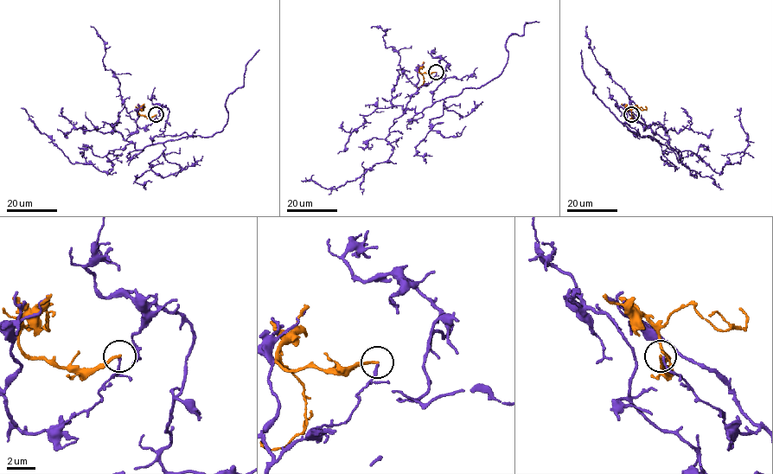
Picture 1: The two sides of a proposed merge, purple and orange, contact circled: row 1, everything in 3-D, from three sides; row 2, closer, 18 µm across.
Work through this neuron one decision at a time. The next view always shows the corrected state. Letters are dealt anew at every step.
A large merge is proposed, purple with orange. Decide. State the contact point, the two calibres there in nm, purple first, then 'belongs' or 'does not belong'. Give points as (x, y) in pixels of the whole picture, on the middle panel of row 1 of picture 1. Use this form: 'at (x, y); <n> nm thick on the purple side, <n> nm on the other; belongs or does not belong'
at (436, 72); 130 nm thick on the purple side, 190 nm on the other; does not belong

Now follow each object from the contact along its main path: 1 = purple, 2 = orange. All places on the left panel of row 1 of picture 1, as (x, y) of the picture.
1: (156, 115), (126, 138), (136, 150), (220, 131), (227, 118), (226, 98), (243, 85), (245, 65), (259, 49)
2: (156, 115), (144, 117), (138, 112), (143, 105), (143, 111), (136, 106)

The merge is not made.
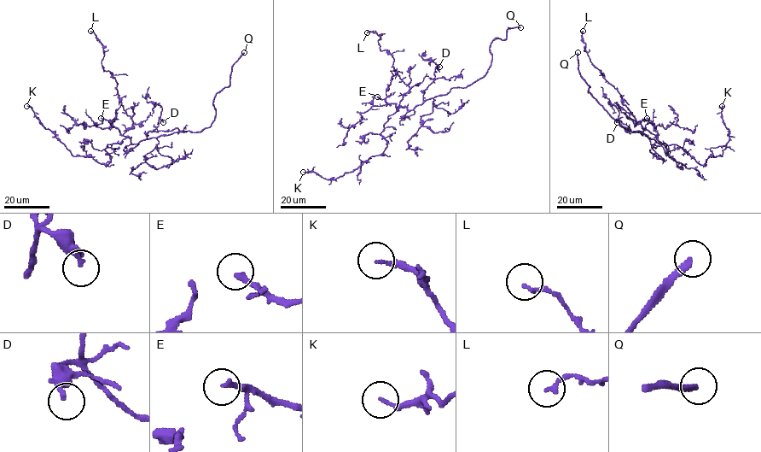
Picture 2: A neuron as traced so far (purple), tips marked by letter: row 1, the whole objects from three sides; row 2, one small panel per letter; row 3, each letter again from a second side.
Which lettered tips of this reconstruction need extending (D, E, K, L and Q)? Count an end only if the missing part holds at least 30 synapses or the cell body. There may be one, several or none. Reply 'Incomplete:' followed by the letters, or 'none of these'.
Incomplete: E, Q

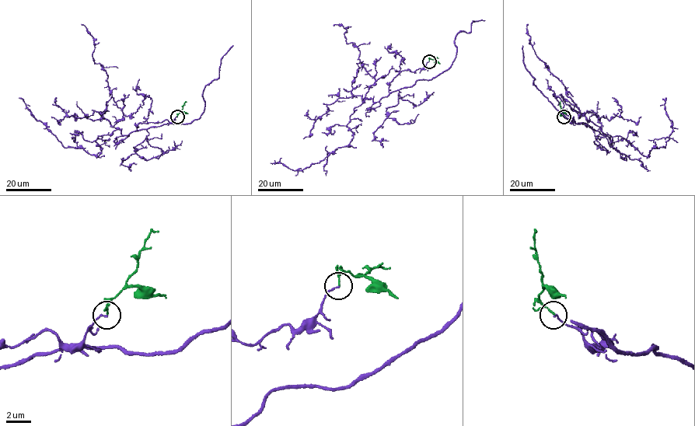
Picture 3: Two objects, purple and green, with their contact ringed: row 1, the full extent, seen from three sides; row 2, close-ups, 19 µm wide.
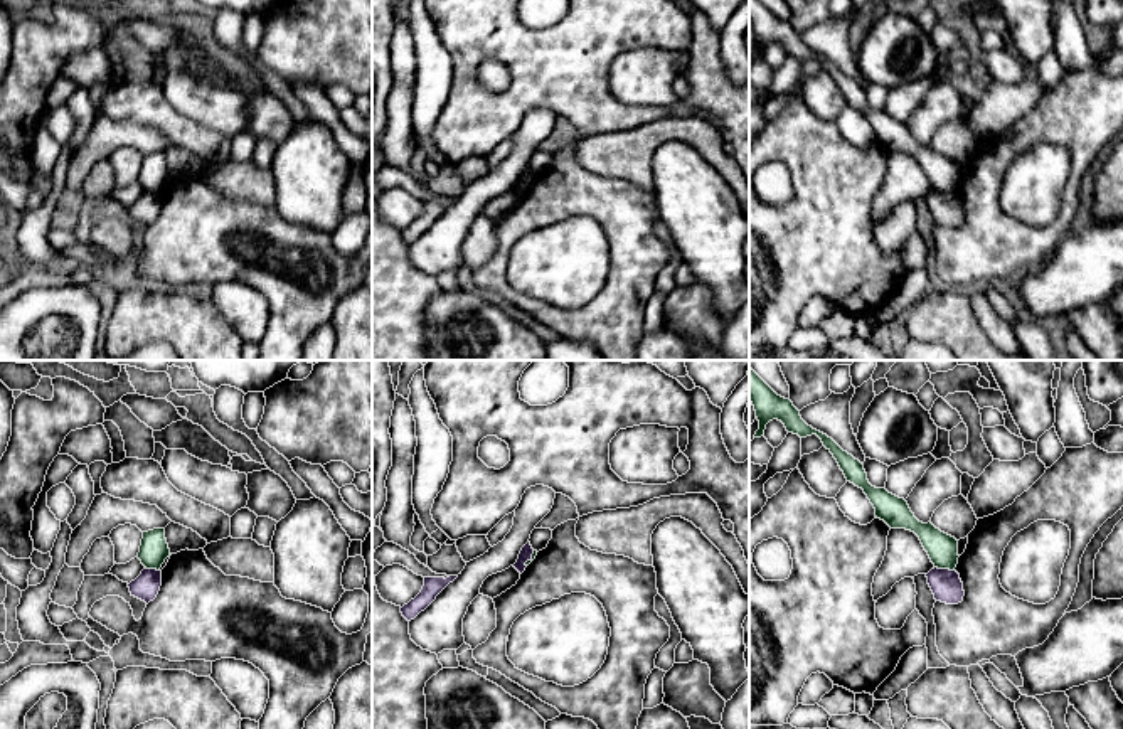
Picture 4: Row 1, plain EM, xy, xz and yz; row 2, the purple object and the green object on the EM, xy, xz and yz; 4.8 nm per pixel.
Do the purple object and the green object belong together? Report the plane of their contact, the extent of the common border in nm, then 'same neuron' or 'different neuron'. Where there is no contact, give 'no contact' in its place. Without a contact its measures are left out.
meets purple in yz; contact 100 nm long; different neuron

